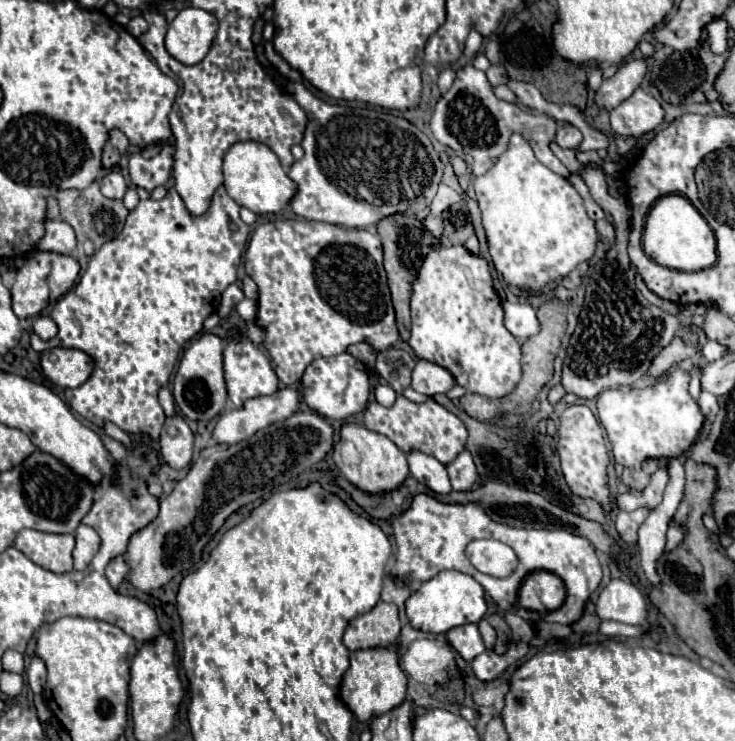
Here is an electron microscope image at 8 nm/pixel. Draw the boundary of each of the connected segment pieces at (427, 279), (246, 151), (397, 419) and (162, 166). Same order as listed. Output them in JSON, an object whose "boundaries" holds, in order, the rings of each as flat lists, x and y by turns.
{"boundaries":[[[465,246,433,248,413,282,411,294,411,336,409,346,419,360,427,360,447,368,455,382,467,392,475,392,489,398,507,396,515,384,521,380,521,350,519,342,503,326,501,300,493,288,493,278,487,262,481,256,471,254]],[[253,140,235,142,223,158,223,176,225,176,225,190,227,194,239,204,255,214,277,214,281,208,289,204,289,200,295,194,295,182,285,174,285,170,279,164,279,158,275,152,269,150,269,146]],[[397,396,397,402,391,408,383,408,381,404,371,402,365,410,365,426,393,440,403,452,417,448,417,450,431,454,443,464,449,464,459,452,463,452,465,442,467,442,467,430,463,422,455,414,447,412,433,398,423,404,417,404,417,402,407,400,405,396]],[[165,146,155,158,143,158,141,154,129,156,129,176,135,186,143,186,145,190,153,190,157,186,167,184,173,172,173,146]]]}

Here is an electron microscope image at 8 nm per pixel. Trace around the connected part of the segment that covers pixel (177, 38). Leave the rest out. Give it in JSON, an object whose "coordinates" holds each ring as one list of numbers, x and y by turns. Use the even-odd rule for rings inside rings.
{"coordinates":[[193,6,183,8,167,28,165,48,187,66,199,64,207,56,217,28,219,22,213,14]]}

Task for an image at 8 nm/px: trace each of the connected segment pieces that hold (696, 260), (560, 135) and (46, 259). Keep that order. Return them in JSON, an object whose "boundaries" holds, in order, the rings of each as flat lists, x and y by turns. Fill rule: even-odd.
{"boundaries":[[[666,195,654,203,646,218,642,242,647,256,673,270,695,272,713,266,717,260,715,234,711,226,682,195]],[[563,124,559,130,557,130,557,136,555,136,555,142,561,146,561,148,577,148,581,144,581,132,571,126,571,124]],[[37,250,29,258,29,262,25,262,17,270,17,278,15,278,15,284,11,288,13,312,17,314,17,318,33,318,33,316,37,316,43,308,47,308,49,304,55,304,63,294,67,294,73,288,77,276,79,276,79,260,77,258,57,254,57,252]]]}

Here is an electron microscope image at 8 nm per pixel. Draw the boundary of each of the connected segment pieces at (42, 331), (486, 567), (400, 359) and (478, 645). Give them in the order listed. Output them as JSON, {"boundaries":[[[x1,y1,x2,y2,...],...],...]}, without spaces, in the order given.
{"boundaries":[[[37,316,33,318,33,330,41,340,51,340,57,336,57,324,49,316]],[[473,540,467,546,467,556,479,572,495,578,505,578,517,568,517,556,513,548,499,540]],[[387,348,377,356,377,372,389,382,389,386,401,394,411,384,411,372,415,368,415,360,409,352,401,348]],[[463,624,463,626,451,628,445,636,447,636,447,642,463,656,463,660,471,662,477,654,485,650,477,624]]]}

